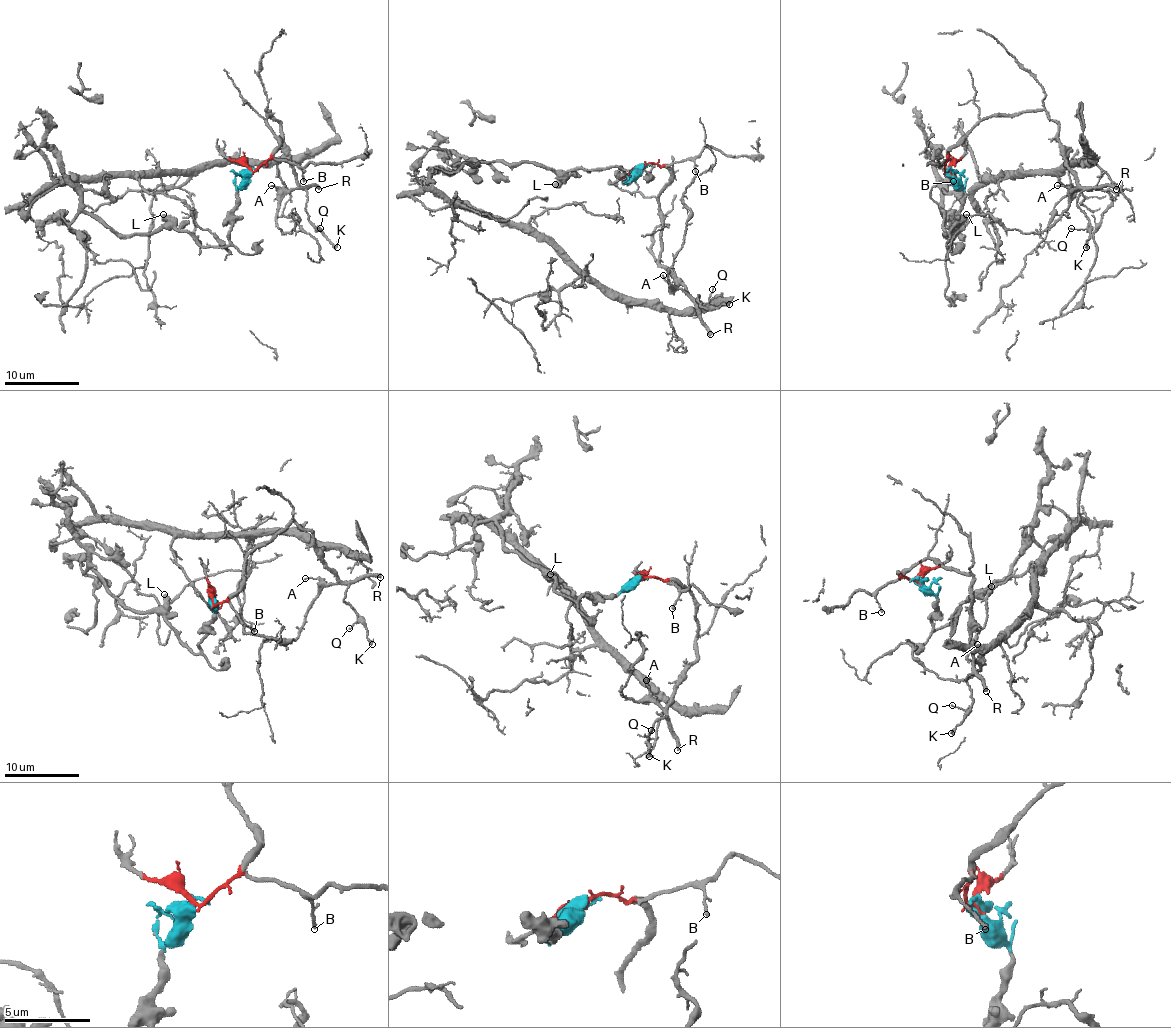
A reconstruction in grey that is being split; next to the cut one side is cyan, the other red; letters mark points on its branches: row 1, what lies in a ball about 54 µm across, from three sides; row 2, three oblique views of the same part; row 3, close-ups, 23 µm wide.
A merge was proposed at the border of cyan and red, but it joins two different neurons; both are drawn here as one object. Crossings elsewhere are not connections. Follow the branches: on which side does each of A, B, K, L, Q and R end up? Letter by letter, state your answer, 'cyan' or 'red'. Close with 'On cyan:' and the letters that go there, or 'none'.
A: red
B: red
K: red
L: cyan
Q: red
R: red
On cyan: L

